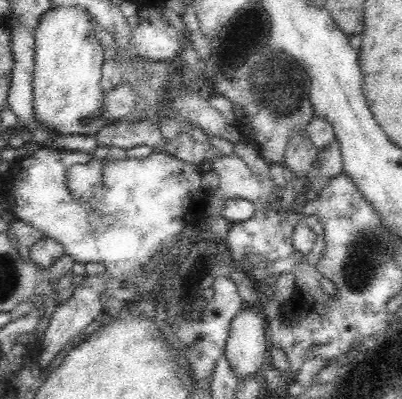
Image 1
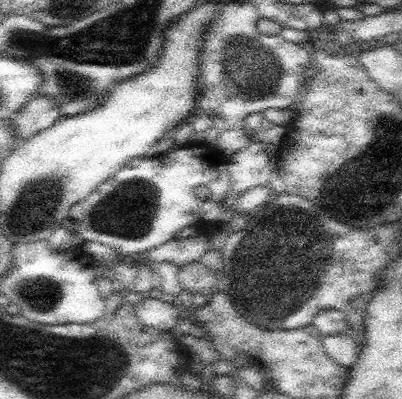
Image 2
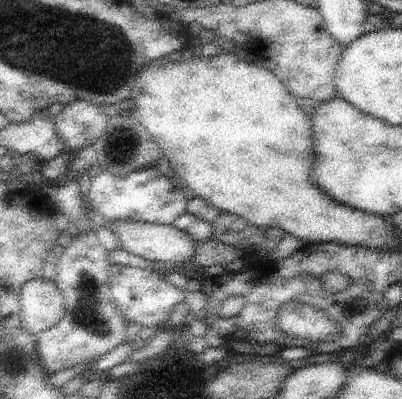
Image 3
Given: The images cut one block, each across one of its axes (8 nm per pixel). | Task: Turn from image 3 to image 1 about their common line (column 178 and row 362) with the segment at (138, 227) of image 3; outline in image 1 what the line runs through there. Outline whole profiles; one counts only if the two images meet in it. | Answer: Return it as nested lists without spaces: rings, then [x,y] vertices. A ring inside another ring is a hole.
[[[250,308],[242,310],[242,314],[234,318],[224,356],[240,380],[252,378],[264,364],[264,352],[268,346],[266,328],[268,318]]]

